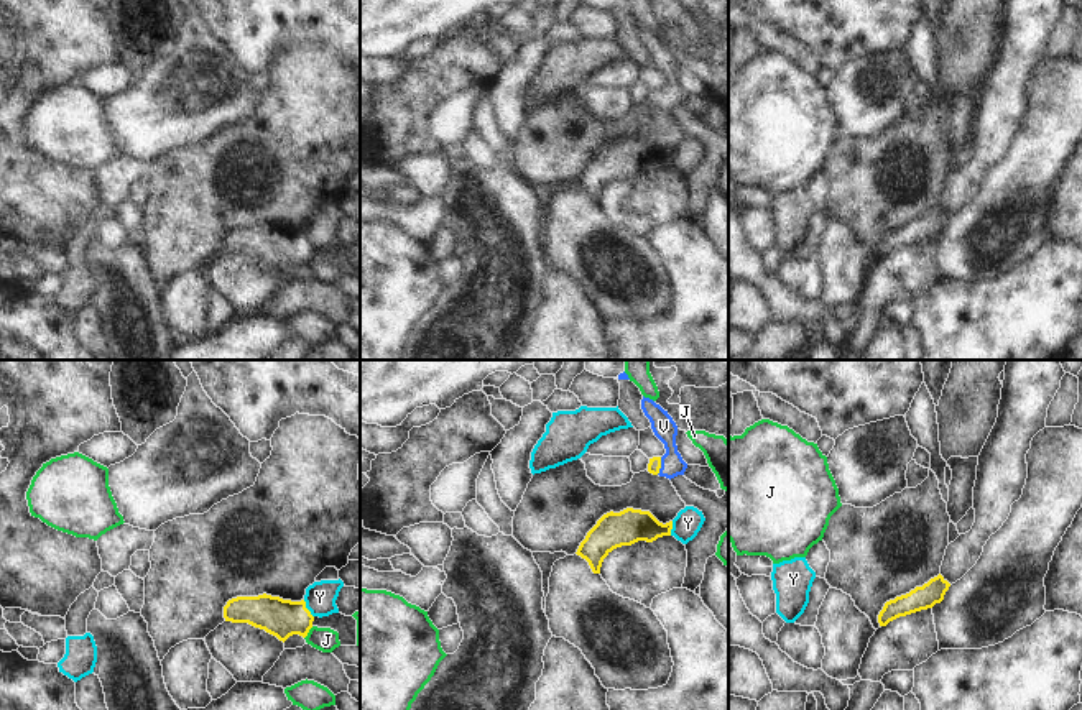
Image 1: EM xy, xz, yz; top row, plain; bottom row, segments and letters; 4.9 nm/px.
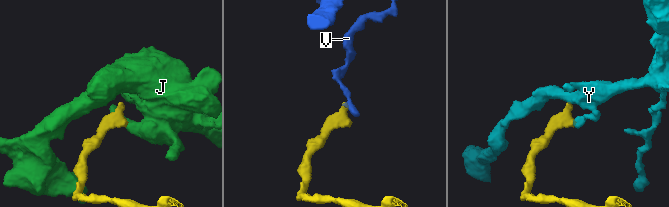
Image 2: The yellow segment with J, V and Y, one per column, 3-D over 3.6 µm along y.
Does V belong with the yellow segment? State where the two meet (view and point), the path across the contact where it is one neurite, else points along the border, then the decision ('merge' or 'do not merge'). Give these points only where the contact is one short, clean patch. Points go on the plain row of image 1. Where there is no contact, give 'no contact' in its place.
meets yellow in xz at (660, 97); runs through xz (655, 96), (660, 97), (670, 87), (663, 58); merge

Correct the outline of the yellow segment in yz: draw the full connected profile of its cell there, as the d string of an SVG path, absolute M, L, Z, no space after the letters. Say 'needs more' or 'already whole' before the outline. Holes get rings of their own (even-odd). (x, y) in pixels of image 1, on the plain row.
already whole; M939 205L922 219L916 219L906 227L896 228L885 235L878 247L880 258L886 258L890 253L906 248L921 242L932 240L944 232L950 215Z

